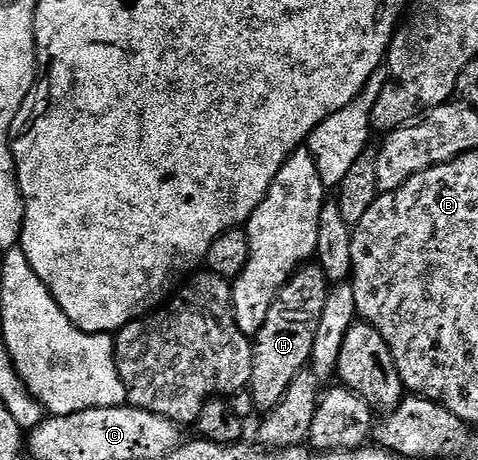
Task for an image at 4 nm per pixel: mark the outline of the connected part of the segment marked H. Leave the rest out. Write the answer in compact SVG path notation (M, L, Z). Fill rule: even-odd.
M318 264L300 266L277 292L275 302L265 316L265 324L261 324L259 331L253 335L249 389L256 411L273 409L281 396L285 396L295 375L310 363L317 324L328 293L328 275Z

